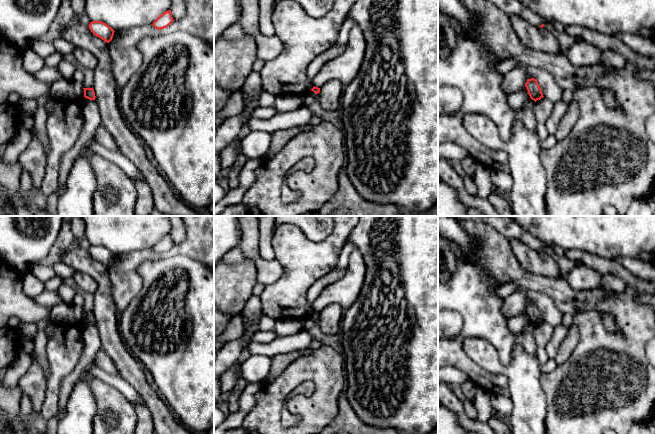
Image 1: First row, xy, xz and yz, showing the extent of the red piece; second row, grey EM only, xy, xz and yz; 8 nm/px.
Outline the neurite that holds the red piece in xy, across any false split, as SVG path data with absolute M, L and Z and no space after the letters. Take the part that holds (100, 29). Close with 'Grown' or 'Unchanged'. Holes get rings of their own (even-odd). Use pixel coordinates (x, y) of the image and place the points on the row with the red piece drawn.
M92 21L90 22L88 27L95 36L101 38L107 43L109 43L112 40L115 32L106 23L101 21Z. Unchanged

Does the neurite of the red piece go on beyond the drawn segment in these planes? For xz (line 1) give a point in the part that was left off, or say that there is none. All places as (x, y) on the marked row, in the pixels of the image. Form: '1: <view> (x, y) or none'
1: none

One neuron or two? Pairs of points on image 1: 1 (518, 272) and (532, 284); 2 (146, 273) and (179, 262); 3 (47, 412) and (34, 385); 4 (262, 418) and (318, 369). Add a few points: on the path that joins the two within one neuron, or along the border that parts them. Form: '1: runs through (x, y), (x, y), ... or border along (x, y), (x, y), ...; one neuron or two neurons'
1: runs through (521, 275), (529, 282); one neuron
2: runs through (154, 273), (171, 267); one neuron
3: border along (46, 380), (45, 398), (39, 414); two neurons
4: runs through (270, 402), (302, 369); one neuron

